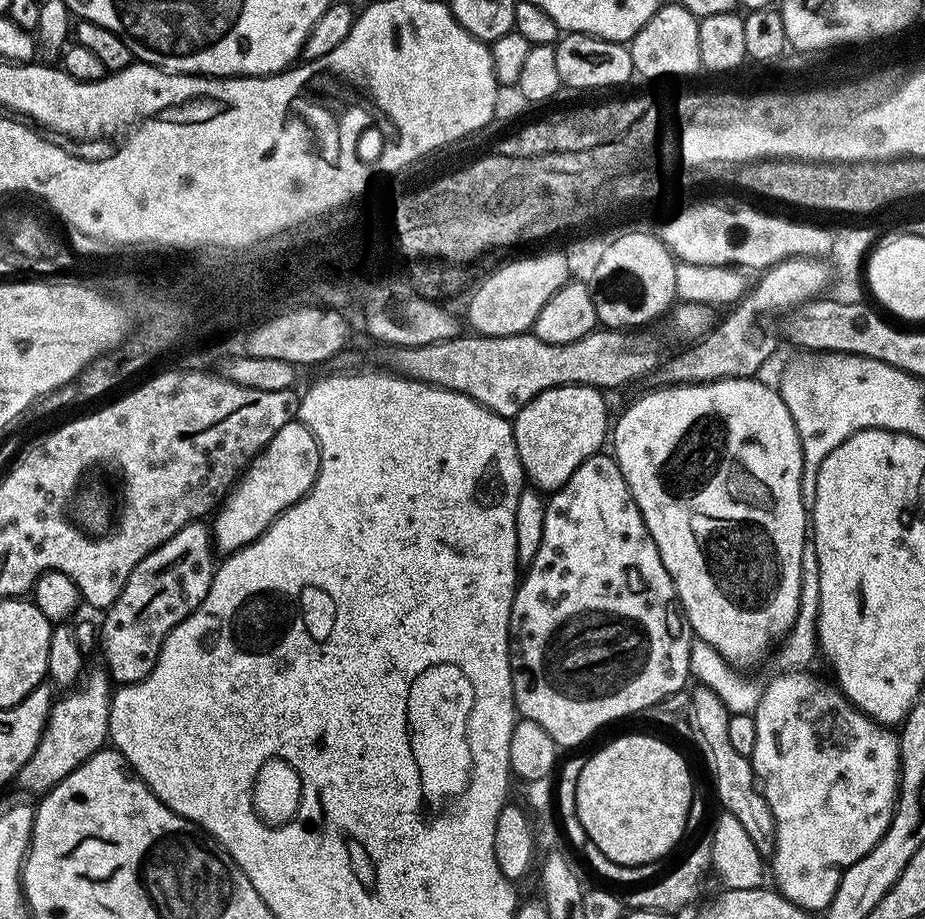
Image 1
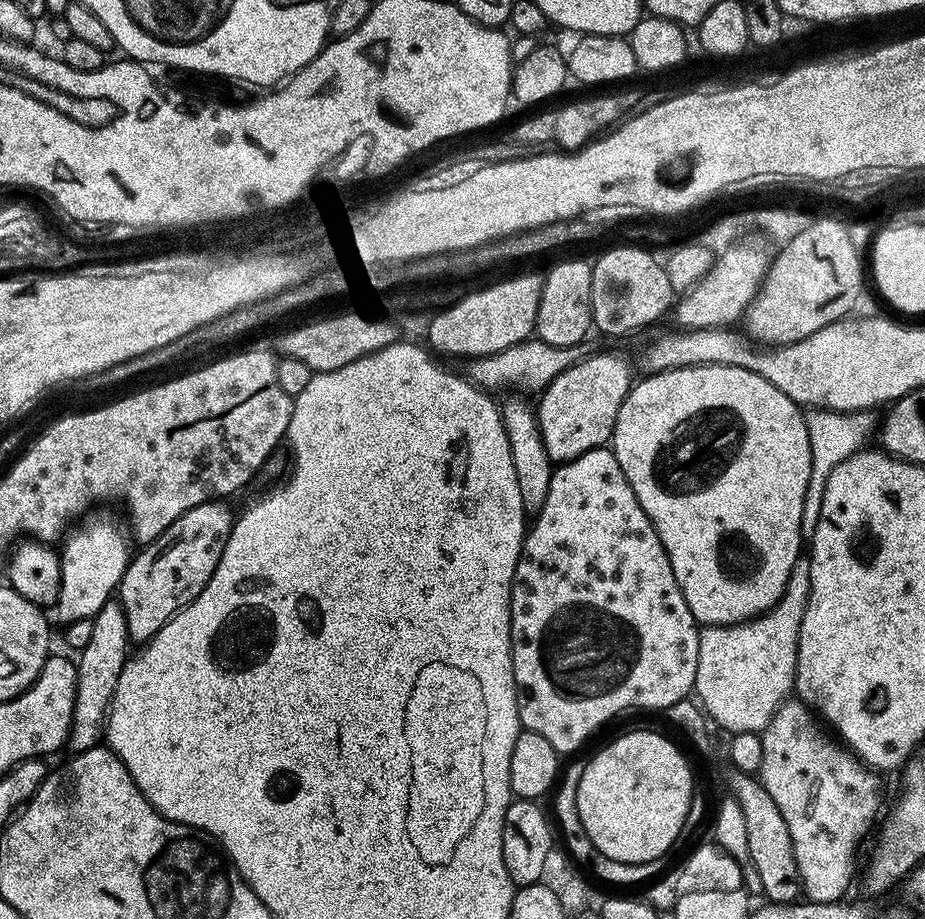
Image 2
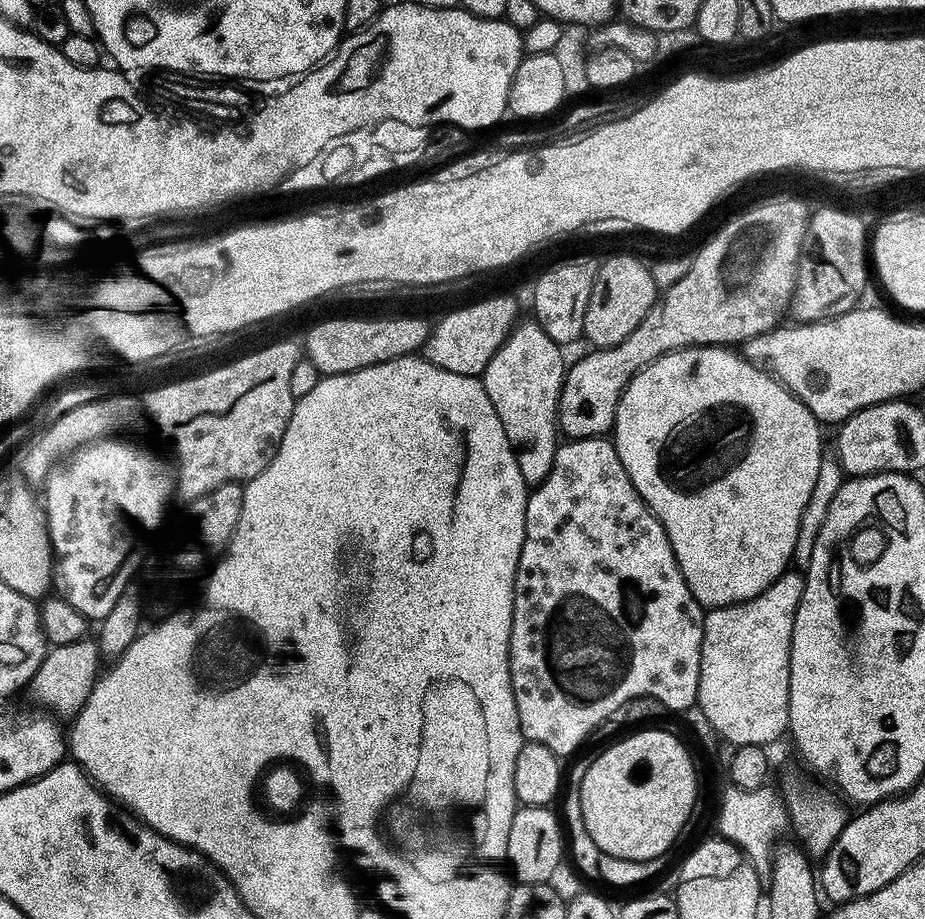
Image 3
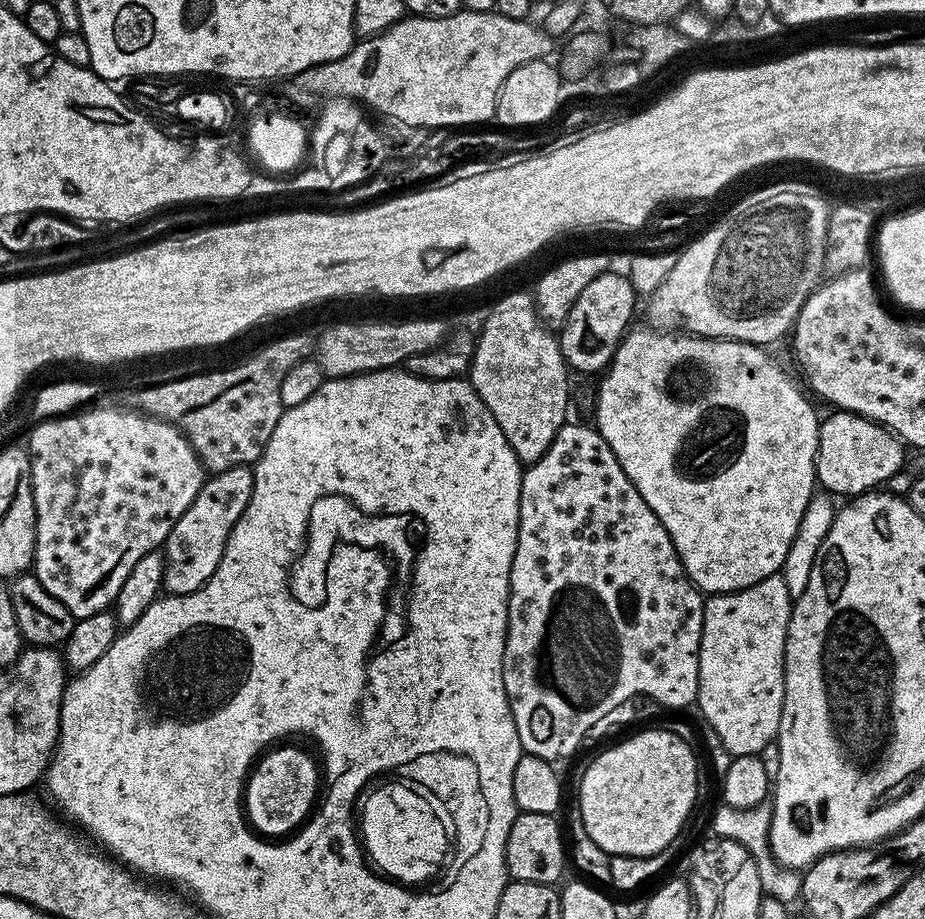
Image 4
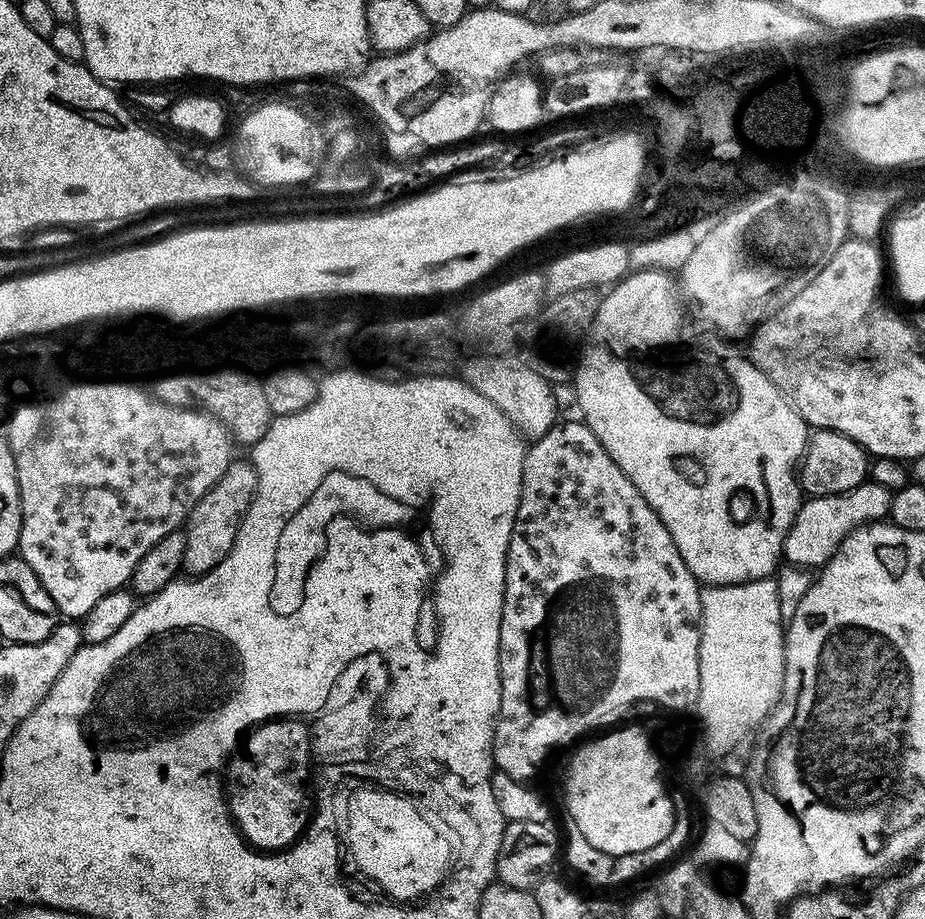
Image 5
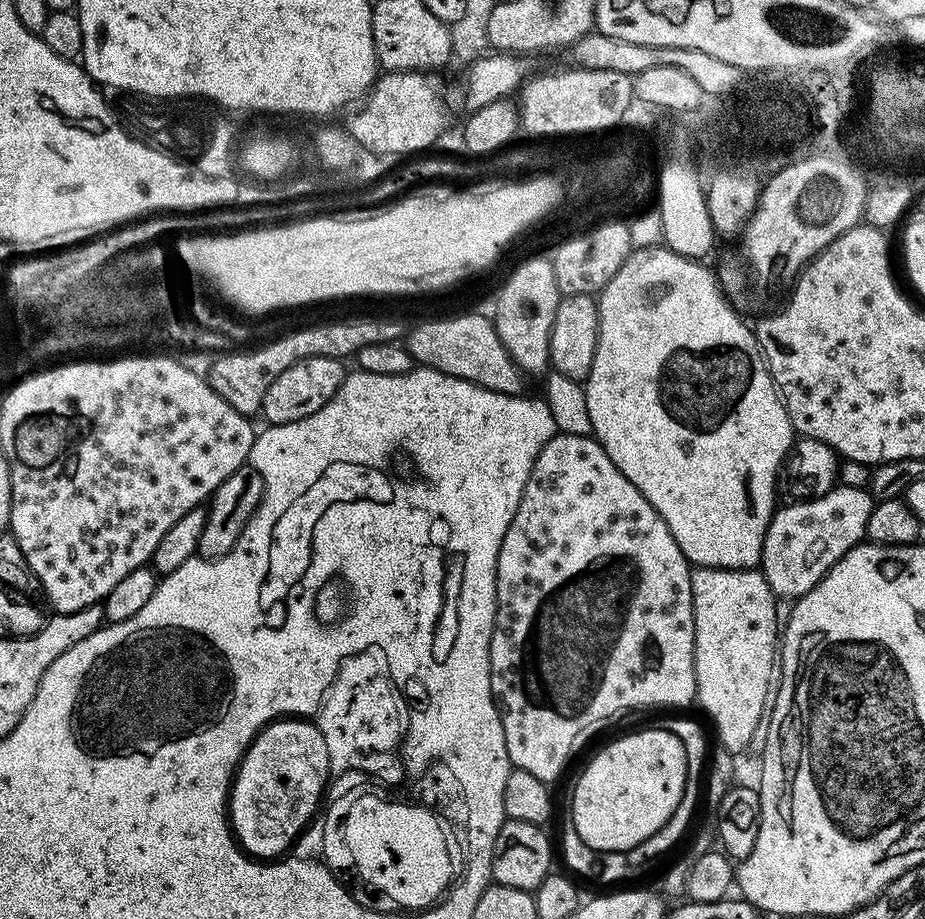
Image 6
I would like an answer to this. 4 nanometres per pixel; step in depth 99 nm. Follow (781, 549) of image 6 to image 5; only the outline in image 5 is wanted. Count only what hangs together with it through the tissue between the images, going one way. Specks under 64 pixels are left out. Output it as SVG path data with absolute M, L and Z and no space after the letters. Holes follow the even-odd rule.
M871 480L863 481L846 493L807 499L796 512L795 520L784 540L785 559L795 567L823 567L849 533L863 524L877 523L885 519L891 504L889 488Z

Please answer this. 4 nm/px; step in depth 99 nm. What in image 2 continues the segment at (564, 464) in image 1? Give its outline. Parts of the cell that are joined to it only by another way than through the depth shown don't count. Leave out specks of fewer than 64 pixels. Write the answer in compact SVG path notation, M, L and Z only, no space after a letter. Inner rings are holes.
M612 352L585 355L574 366L562 370L562 374L539 393L540 404L535 405L536 421L550 459L556 464L566 464L590 450L605 447L611 441L618 410L622 410L622 402L633 383L634 375L627 362Z

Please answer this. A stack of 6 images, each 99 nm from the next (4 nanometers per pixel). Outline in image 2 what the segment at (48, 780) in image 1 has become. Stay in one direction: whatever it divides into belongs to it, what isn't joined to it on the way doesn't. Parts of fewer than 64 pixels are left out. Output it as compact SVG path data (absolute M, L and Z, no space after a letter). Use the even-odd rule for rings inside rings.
M119 599L108 600L106 606L102 606L102 610L98 610L98 614L92 617L91 621L94 630L90 633L90 642L84 648L79 649L76 660L78 686L74 698L74 719L72 719L70 737L71 747L74 746L73 749L76 752L85 752L101 743L106 732L108 710L112 707L118 678L122 674L124 665L130 659L126 614Z

